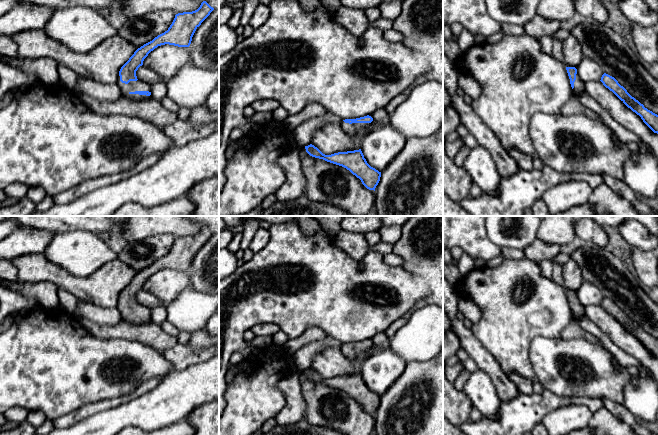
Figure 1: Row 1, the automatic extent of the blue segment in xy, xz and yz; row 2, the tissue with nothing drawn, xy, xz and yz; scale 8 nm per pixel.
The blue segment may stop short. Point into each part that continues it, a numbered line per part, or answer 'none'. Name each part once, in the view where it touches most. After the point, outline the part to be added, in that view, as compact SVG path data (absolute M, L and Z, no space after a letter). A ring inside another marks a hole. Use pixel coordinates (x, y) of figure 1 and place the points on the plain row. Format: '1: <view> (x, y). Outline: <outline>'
1: xy (132, 310). Outline: M118 300L117 308L121 313L122 320L133 324L148 324L150 320L135 318L135 315L149 315L151 316L151 310L147 307L137 305L130 305L128 308L122 307L120 305L120 300Z

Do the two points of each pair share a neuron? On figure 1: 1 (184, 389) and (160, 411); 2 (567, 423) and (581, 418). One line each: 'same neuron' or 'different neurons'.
1: same neuron
2: same neuron

